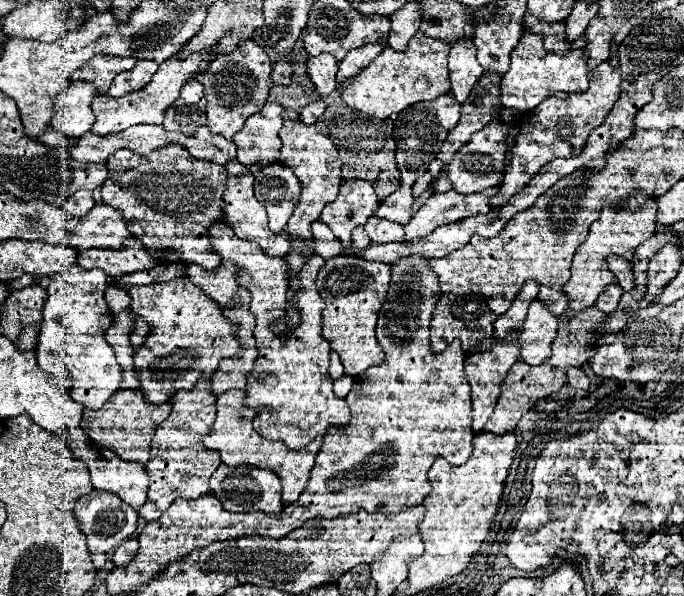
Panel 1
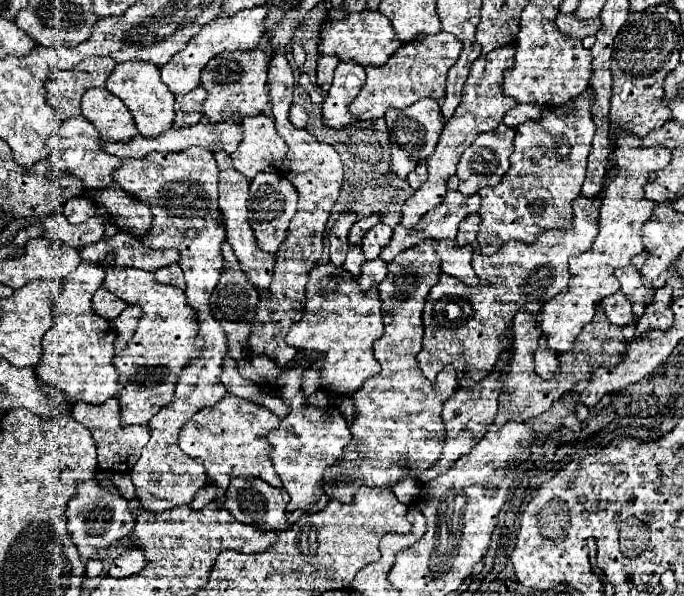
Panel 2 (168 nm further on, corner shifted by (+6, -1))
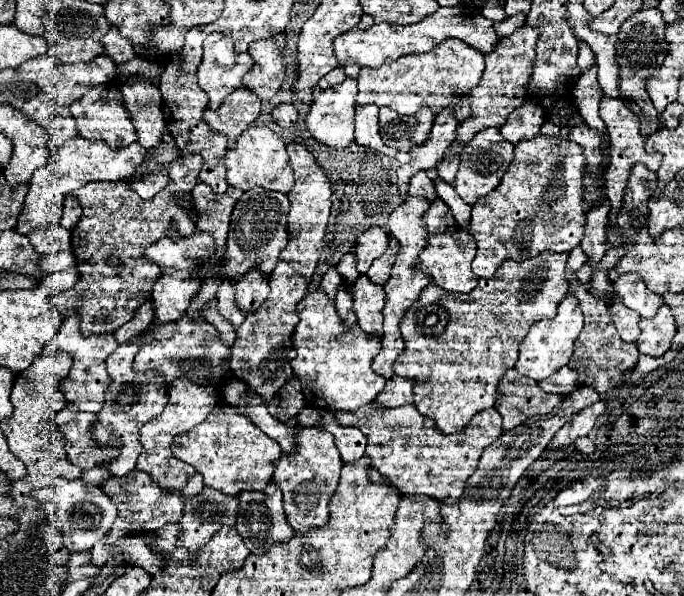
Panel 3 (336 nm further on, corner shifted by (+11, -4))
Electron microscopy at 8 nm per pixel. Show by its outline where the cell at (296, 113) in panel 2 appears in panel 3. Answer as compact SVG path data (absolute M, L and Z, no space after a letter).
M279 104L273 110L273 120L281 126L281 128L291 128L297 122L297 110L293 104Z

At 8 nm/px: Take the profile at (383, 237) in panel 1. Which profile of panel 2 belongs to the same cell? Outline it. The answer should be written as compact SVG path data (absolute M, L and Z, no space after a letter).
M384 223L374 225L370 231L366 231L364 239L362 239L362 251L366 255L366 259L376 259L380 255L380 249L392 239L392 229Z

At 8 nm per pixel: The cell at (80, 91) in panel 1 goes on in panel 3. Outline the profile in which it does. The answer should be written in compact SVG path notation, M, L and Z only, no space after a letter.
M81 136L71 138L65 142L65 146L61 150L57 150L53 156L49 156L47 166L39 168L33 178L31 178L31 186L29 192L25 196L25 204L21 208L21 216L17 220L15 230L23 236L41 230L41 228L49 228L61 222L61 214L63 214L63 200L79 190L81 186L93 182L93 180L105 180L105 182L117 182L123 178L129 178L135 174L137 166L145 160L147 150L139 144L133 142L125 148L119 150L111 150L105 142L93 142L93 140L85 140Z

